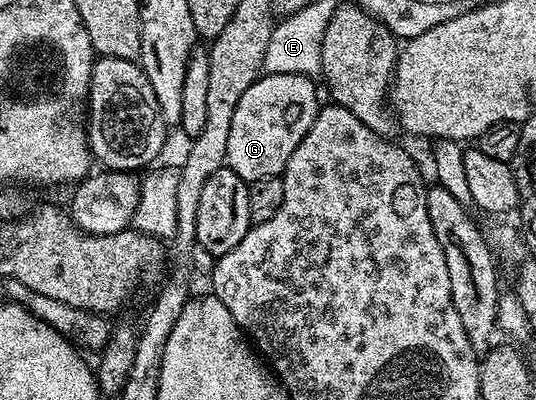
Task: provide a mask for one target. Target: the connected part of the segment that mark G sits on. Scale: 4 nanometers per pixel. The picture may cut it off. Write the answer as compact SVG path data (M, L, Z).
M271 73L258 76L254 84L247 86L231 117L225 159L227 167L239 174L241 180L248 182L284 173L295 146L303 142L319 111L317 88L313 84L308 76Z

